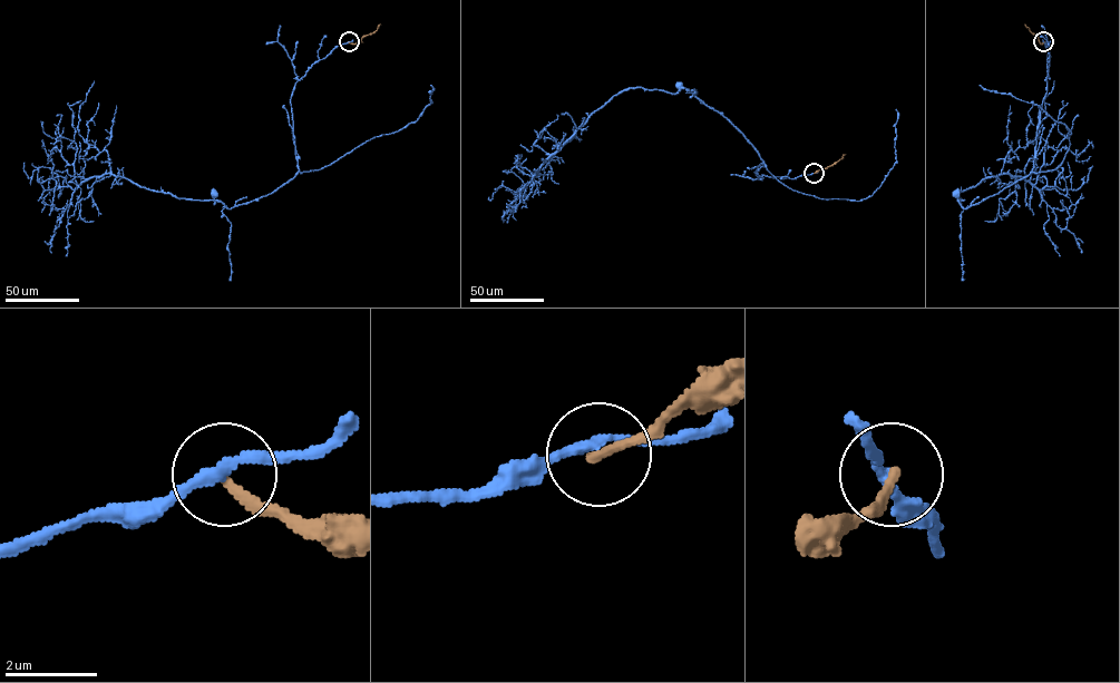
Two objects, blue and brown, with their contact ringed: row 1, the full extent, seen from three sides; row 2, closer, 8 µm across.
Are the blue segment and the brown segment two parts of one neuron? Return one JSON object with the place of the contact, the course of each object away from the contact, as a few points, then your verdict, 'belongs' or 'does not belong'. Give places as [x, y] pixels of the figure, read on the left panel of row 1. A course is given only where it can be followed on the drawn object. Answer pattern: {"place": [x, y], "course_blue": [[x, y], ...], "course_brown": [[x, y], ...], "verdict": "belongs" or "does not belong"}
{"place": [349, 41], "course_blue": [[349, 42], [314, 62], [295, 83], [291, 103], [299, 172], [271, 193], [230, 208], [214, 195]], "course_brown": [[349, 42], [358, 42], [380, 23]], "verdict": "does not belong"}

